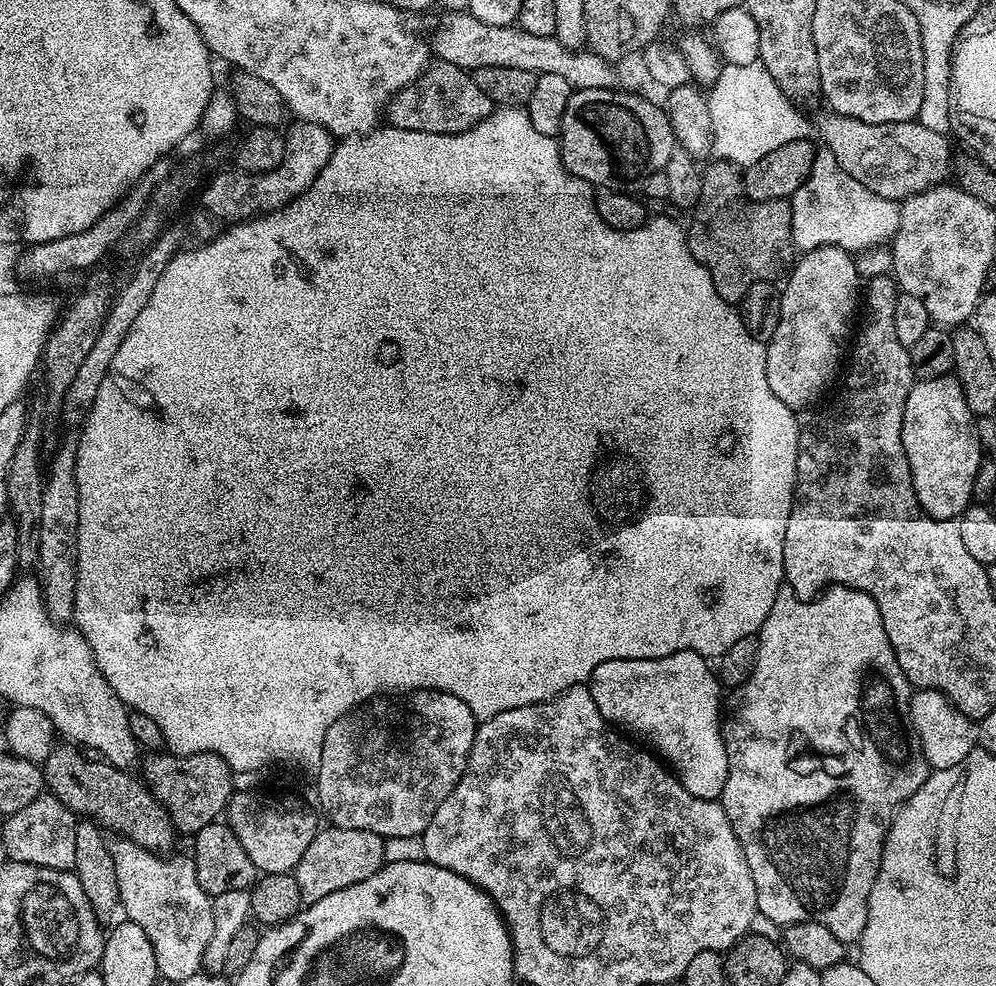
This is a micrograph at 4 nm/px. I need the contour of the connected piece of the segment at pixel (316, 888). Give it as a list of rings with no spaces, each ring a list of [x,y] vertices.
[[[324,826],[324,829],[310,840],[303,845],[304,853],[299,853],[294,867],[296,889],[308,902],[366,878],[372,872],[376,872],[386,860],[383,846],[385,843],[381,837],[366,830]]]

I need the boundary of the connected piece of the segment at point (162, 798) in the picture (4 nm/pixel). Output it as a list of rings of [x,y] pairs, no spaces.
[[[164,750],[149,756],[152,757],[144,764],[143,783],[152,793],[152,797],[167,812],[177,833],[196,833],[202,825],[213,819],[212,807],[219,800],[219,791],[227,782],[228,776],[230,777],[229,769],[219,757],[207,754],[182,756]]]

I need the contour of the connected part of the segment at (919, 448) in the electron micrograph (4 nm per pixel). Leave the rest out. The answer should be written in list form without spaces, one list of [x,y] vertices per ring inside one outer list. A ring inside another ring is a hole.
[[[954,377],[917,379],[902,400],[900,450],[907,479],[912,479],[910,492],[915,503],[936,520],[951,520],[965,507],[980,468],[980,440],[971,428],[972,412],[964,388]]]

